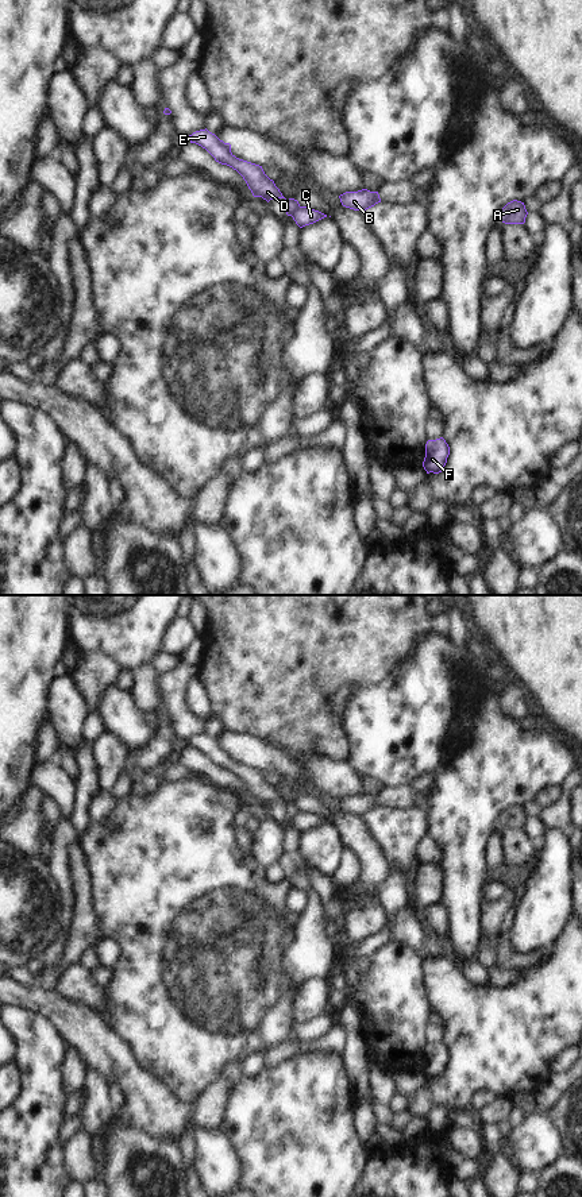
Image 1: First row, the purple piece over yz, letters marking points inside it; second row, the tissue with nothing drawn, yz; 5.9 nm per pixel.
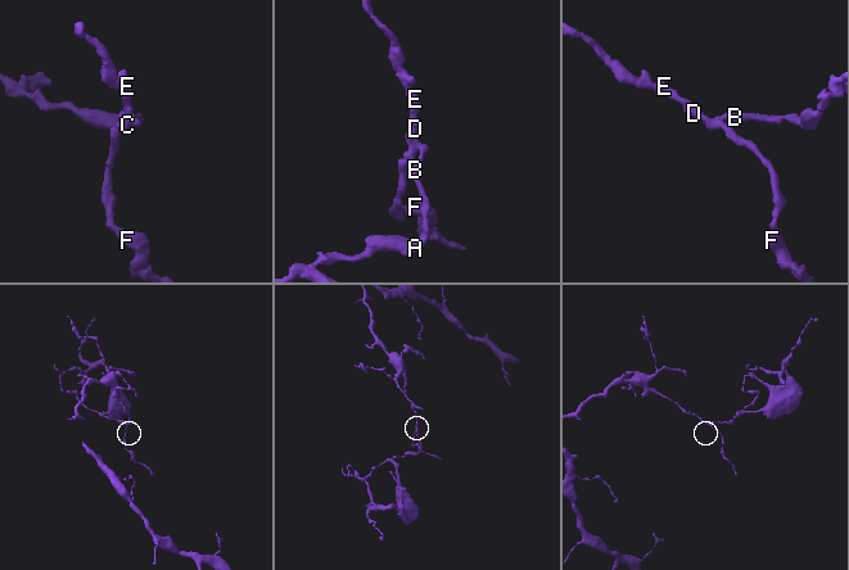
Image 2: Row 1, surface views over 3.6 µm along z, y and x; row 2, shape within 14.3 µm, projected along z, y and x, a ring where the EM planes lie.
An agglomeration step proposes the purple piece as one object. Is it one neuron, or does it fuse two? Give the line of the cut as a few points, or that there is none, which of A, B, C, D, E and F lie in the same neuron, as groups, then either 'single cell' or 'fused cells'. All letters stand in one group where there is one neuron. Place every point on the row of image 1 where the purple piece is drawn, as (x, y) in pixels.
cut in yz along (300, 207), (292, 216); A B / C D E F; fused cells

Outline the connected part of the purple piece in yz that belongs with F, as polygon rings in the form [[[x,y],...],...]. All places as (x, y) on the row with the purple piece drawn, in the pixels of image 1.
[[[443,437],[436,440],[428,440],[425,444],[425,457],[423,467],[427,474],[439,474],[444,470],[447,457],[450,455],[450,447]]]

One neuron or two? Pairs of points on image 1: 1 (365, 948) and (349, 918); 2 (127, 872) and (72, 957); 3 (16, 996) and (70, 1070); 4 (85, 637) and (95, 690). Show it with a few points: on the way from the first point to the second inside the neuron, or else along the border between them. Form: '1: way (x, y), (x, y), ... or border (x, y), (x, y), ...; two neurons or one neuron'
1: border (388, 925), (376, 934), (350, 946); two neurons
2: border (89, 887), (92, 907), (100, 933), (104, 937); two neurons
3: border (69, 1045), (77, 1050), (89, 1066); two neurons
4: border (84, 652), (104, 651), (118, 665); two neurons

